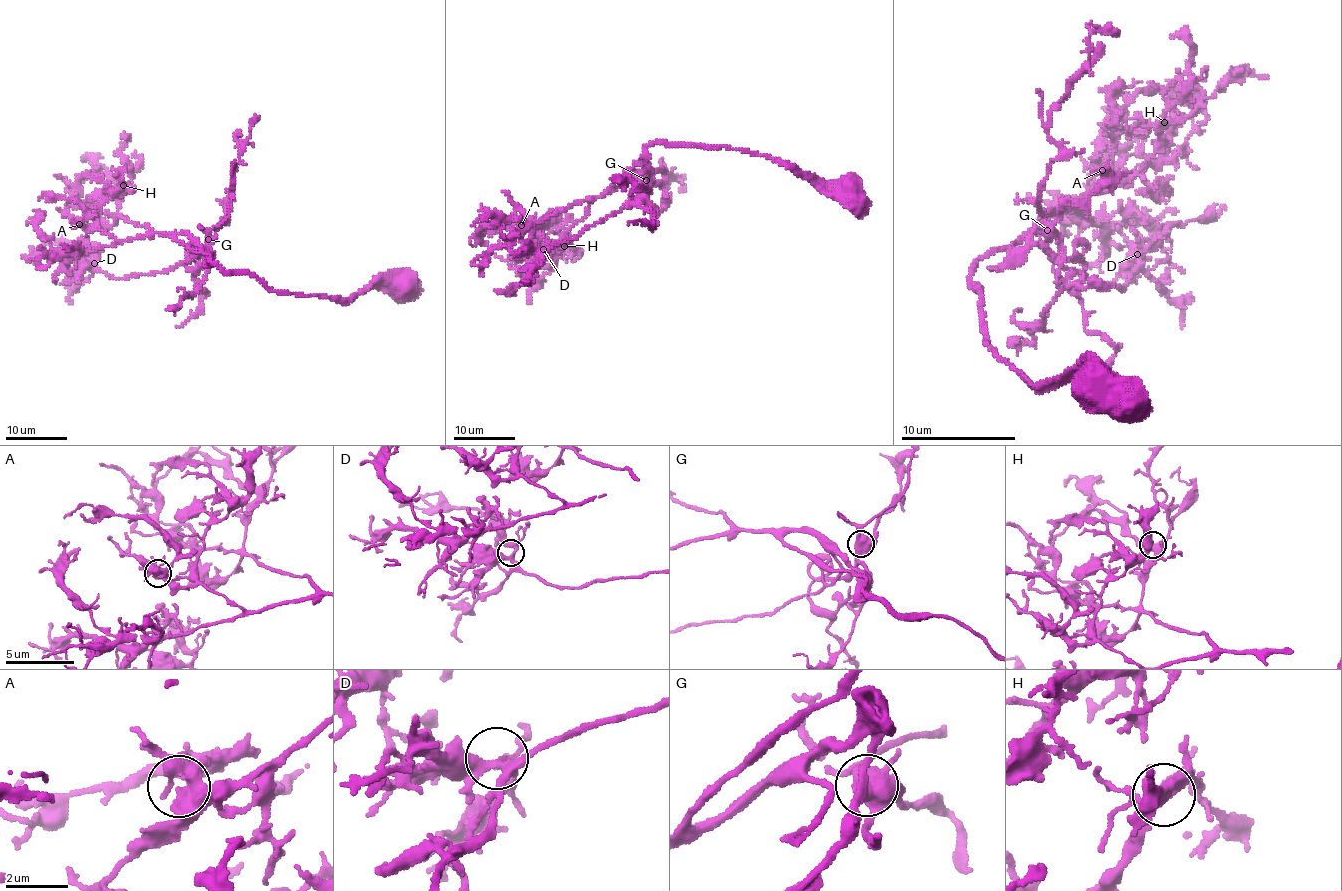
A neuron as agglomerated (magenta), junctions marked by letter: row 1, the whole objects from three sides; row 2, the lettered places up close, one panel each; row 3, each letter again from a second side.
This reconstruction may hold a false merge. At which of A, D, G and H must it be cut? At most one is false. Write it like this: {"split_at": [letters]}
{"split_at": []}

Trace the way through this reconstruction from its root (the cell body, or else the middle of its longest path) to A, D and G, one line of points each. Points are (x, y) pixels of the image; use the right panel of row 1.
A: (1090, 392), (1086, 366), (1040, 385), (1005, 362), (985, 339), (970, 273), (1056, 210), (1078, 212), (1102, 170)
D: (1090, 392), (1086, 366), (1040, 385), (1005, 362), (970, 273), (1039, 245), (1121, 289), (1137, 254)
G: (1090, 392), (1086, 366), (1033, 385), (985, 339), (970, 273), (996, 251), (1042, 245), (1048, 231)

